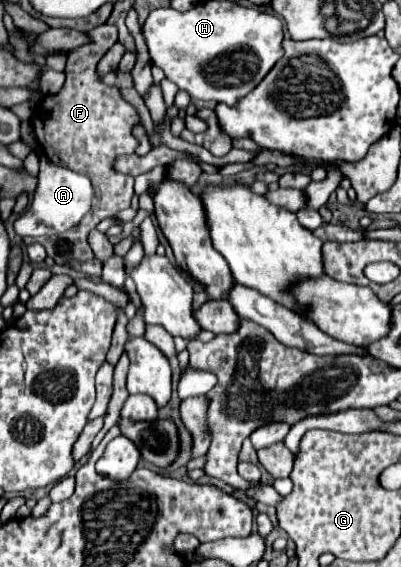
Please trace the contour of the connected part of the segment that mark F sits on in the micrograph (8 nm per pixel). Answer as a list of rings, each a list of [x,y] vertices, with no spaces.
[[[103,24],[93,28],[89,36],[93,40],[91,44],[71,50],[67,58],[67,68],[65,68],[67,80],[63,88],[53,96],[45,96],[45,100],[41,102],[41,108],[37,106],[31,118],[31,124],[37,132],[39,146],[43,148],[47,158],[57,166],[65,166],[65,168],[89,174],[93,182],[93,192],[95,192],[93,208],[79,222],[79,226],[75,226],[73,230],[67,230],[65,234],[31,238],[33,242],[39,242],[45,246],[47,254],[55,260],[55,264],[67,264],[73,260],[79,260],[79,262],[95,260],[95,254],[91,252],[91,246],[87,242],[87,234],[97,228],[103,216],[113,216],[123,208],[131,206],[131,198],[133,198],[133,176],[125,176],[117,172],[115,158],[123,154],[133,154],[137,150],[139,142],[137,138],[133,138],[131,128],[139,120],[139,116],[135,108],[121,98],[119,90],[105,86],[95,72],[101,56],[117,42],[117,28],[111,24]]]

